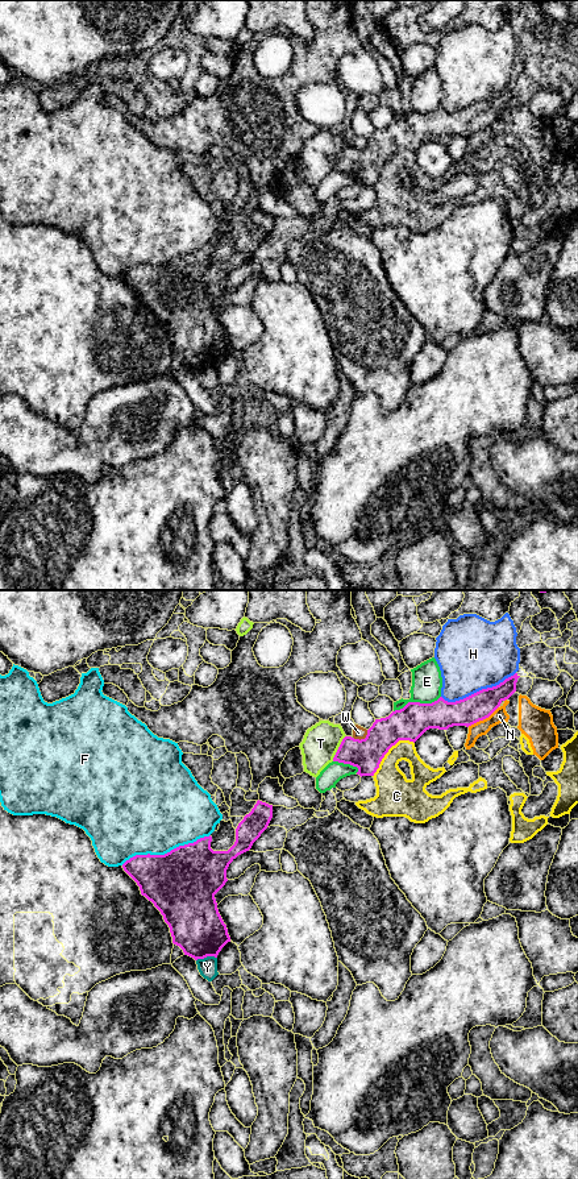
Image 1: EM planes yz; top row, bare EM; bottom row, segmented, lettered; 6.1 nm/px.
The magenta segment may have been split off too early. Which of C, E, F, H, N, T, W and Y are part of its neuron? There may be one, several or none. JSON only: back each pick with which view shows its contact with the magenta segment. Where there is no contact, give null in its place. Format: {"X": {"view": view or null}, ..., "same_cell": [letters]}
{"same_cell": []}

